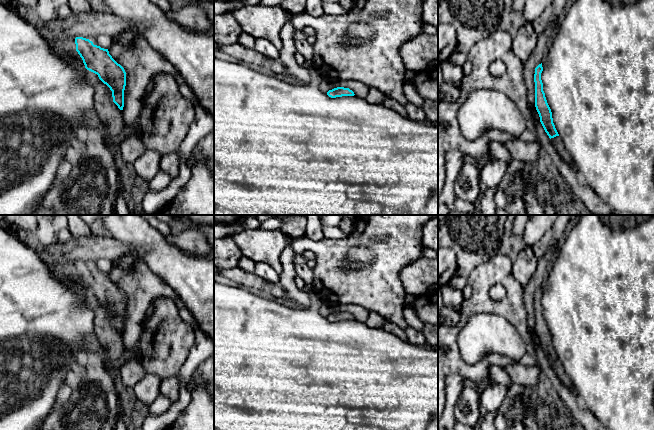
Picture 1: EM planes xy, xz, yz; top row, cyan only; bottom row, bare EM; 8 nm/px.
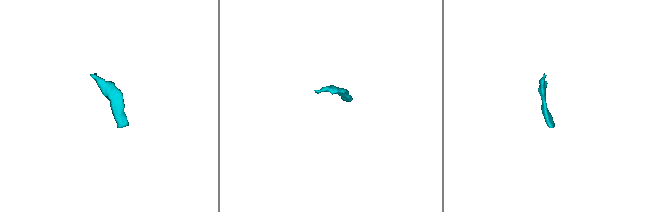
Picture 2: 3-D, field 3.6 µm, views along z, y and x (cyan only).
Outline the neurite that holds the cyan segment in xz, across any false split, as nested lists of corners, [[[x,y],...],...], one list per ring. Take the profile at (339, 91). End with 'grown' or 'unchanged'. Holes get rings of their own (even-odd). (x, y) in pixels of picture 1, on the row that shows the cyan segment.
[[[323,79],[319,89],[331,98],[355,95],[349,88],[339,87],[337,81],[333,79]]] | grown

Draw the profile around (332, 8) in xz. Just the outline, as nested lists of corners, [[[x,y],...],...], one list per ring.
[[[322,0],[322,6],[325,14],[337,16],[347,13],[346,10],[338,2]]]

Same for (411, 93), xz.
[[[406,83],[405,93],[409,102],[412,102],[416,106],[421,107],[424,103],[424,99],[418,94],[412,83]]]

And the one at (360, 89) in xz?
[[[338,80],[337,83],[339,87],[349,88],[355,96],[363,99],[365,99],[370,89],[368,85],[356,80]]]

